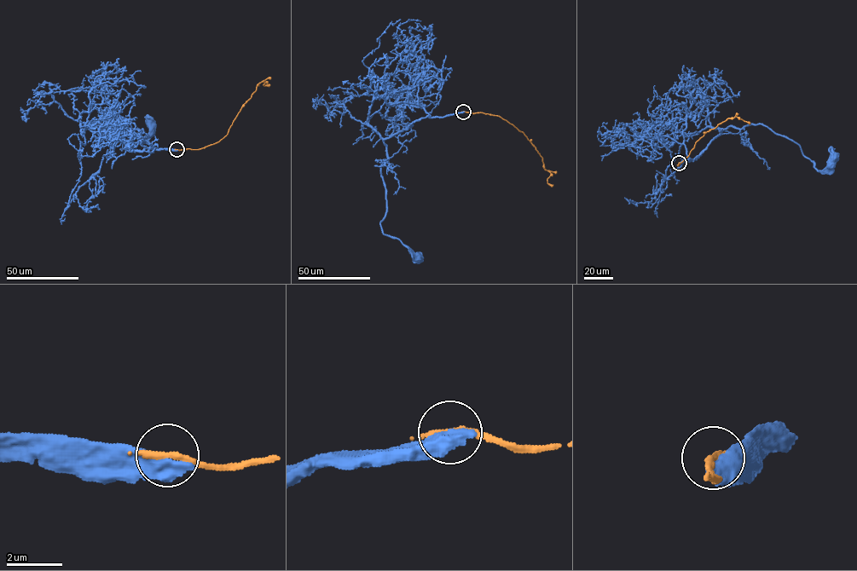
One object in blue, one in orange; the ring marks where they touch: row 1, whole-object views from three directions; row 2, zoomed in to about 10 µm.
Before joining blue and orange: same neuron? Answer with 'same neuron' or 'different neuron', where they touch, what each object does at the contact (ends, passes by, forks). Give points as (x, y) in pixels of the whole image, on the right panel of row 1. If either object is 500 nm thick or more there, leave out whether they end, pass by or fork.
different neuron | (679, 163)

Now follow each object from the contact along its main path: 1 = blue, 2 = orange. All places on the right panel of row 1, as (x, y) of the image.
1: (679, 163), (697, 156), (723, 129), (750, 124), (762, 124), (793, 140), (817, 170), (821, 171), (833, 155)
2: (679, 163), (705, 133), (728, 118), (735, 116), (749, 123)

